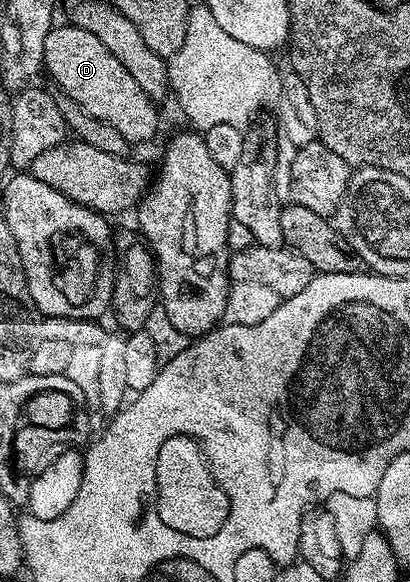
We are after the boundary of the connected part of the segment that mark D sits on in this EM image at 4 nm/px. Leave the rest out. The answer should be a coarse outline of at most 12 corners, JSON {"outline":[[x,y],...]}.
{"outline":[[71,24],[46,36],[44,70],[85,114],[129,142],[157,103],[106,44]]}

